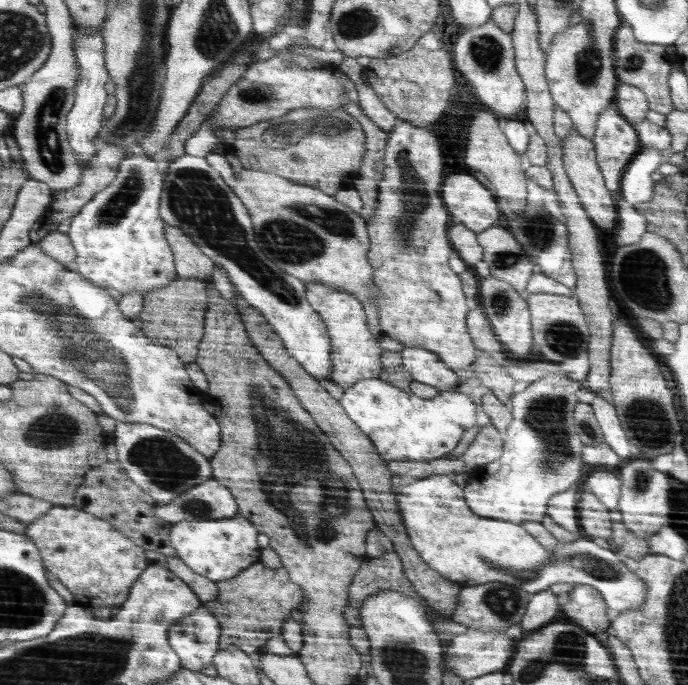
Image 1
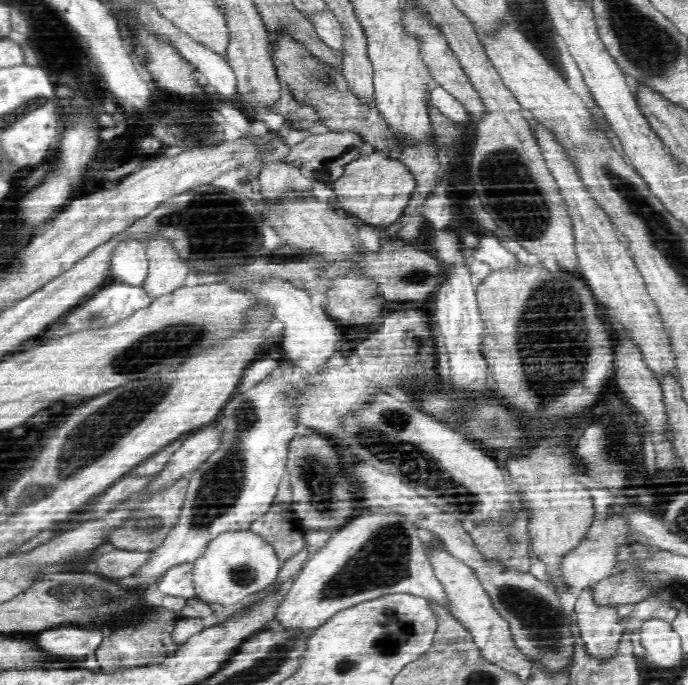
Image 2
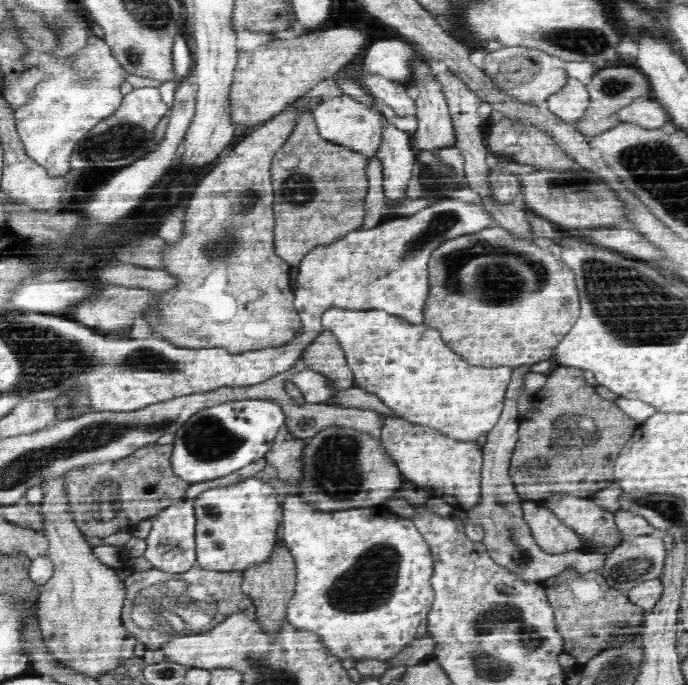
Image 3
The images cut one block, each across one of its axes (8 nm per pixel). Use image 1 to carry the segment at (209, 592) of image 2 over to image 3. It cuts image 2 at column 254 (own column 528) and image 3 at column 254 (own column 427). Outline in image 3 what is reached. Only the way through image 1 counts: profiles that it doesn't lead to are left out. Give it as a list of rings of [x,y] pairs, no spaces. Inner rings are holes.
[[[258,477],[246,478],[226,488],[214,488],[194,498],[196,513],[196,566],[216,571],[244,571],[252,564],[260,564],[269,557],[280,537],[282,509],[276,501],[274,488]]]

